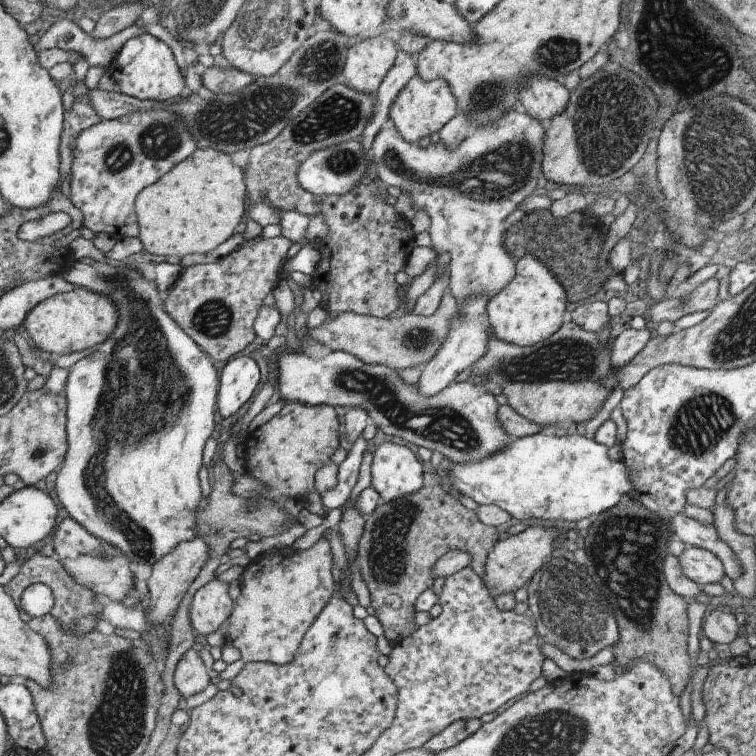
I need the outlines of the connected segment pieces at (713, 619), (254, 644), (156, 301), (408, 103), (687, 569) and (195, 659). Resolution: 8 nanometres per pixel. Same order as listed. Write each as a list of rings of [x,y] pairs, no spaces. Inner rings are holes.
[[[724,607],[707,616],[704,631],[714,644],[729,644],[737,638],[740,624],[735,614]]]
[[[323,535],[308,550],[287,547],[264,552],[250,561],[239,580],[242,594],[228,618],[228,643],[240,651],[245,664],[272,662],[284,666],[294,662],[312,622],[334,591],[332,566],[332,548]]]
[[[77,260],[76,264],[73,266],[70,266],[70,268],[66,268],[64,270],[64,274],[62,274],[62,277],[64,280],[66,280],[70,284],[74,284],[77,288],[86,288],[86,290],[92,290],[92,292],[96,294],[104,294],[108,300],[112,300],[114,302],[114,306],[118,308],[118,324],[114,326],[114,333],[110,334],[110,338],[106,338],[102,344],[98,344],[94,348],[94,350],[90,351],[87,355],[84,355],[82,359],[78,360],[76,364],[71,366],[68,381],[66,382],[66,385],[64,387],[64,392],[67,397],[67,420],[66,420],[66,442],[68,442],[68,450],[66,450],[66,458],[64,458],[64,462],[62,464],[62,468],[58,470],[58,476],[56,476],[56,496],[58,496],[58,500],[62,502],[62,506],[66,508],[68,511],[68,515],[71,518],[74,518],[75,522],[78,522],[80,526],[84,526],[90,534],[94,534],[96,538],[100,538],[103,542],[110,542],[111,545],[117,545],[120,549],[123,550],[124,553],[126,553],[126,556],[130,558],[130,562],[136,563],[138,561],[145,561],[148,560],[151,564],[154,561],[160,560],[162,556],[166,556],[166,554],[170,554],[182,540],[186,539],[186,508],[184,506],[176,506],[176,504],[172,504],[170,502],[170,480],[198,480],[200,481],[200,478],[198,477],[198,473],[200,472],[200,468],[202,468],[203,464],[203,450],[204,446],[206,446],[206,442],[210,440],[210,436],[216,436],[216,428],[218,427],[218,420],[219,416],[216,413],[216,407],[217,407],[217,392],[218,392],[218,386],[219,386],[219,372],[217,371],[216,365],[214,365],[214,362],[212,362],[204,352],[201,352],[199,350],[199,347],[192,341],[192,338],[188,334],[184,333],[184,330],[180,326],[178,326],[178,322],[166,312],[165,307],[163,306],[163,294],[158,292],[158,286],[155,286],[156,282],[151,282],[152,280],[147,280],[145,276],[140,272],[140,270],[137,270],[133,267],[127,267],[127,266],[113,266],[110,265],[107,262],[104,261],[96,261],[94,260],[93,263],[87,264],[84,262],[81,262],[80,260]],[[140,434],[146,434],[146,436],[142,436],[142,440],[138,440],[136,444],[130,444],[130,440],[128,442],[124,442],[124,438],[132,438],[132,436],[138,436],[140,438]]]
[[[417,74],[396,94],[396,100],[390,104],[389,118],[394,121],[395,128],[402,134],[406,142],[419,142],[422,138],[439,132],[458,113],[458,98],[452,94],[444,79],[434,79],[424,82]]]
[[[687,546],[677,560],[682,572],[700,586],[718,583],[726,576],[722,560],[712,552],[699,547]]]
[[[198,648],[188,650],[173,672],[174,685],[183,701],[206,690],[210,684],[211,669],[206,668],[197,650]]]

